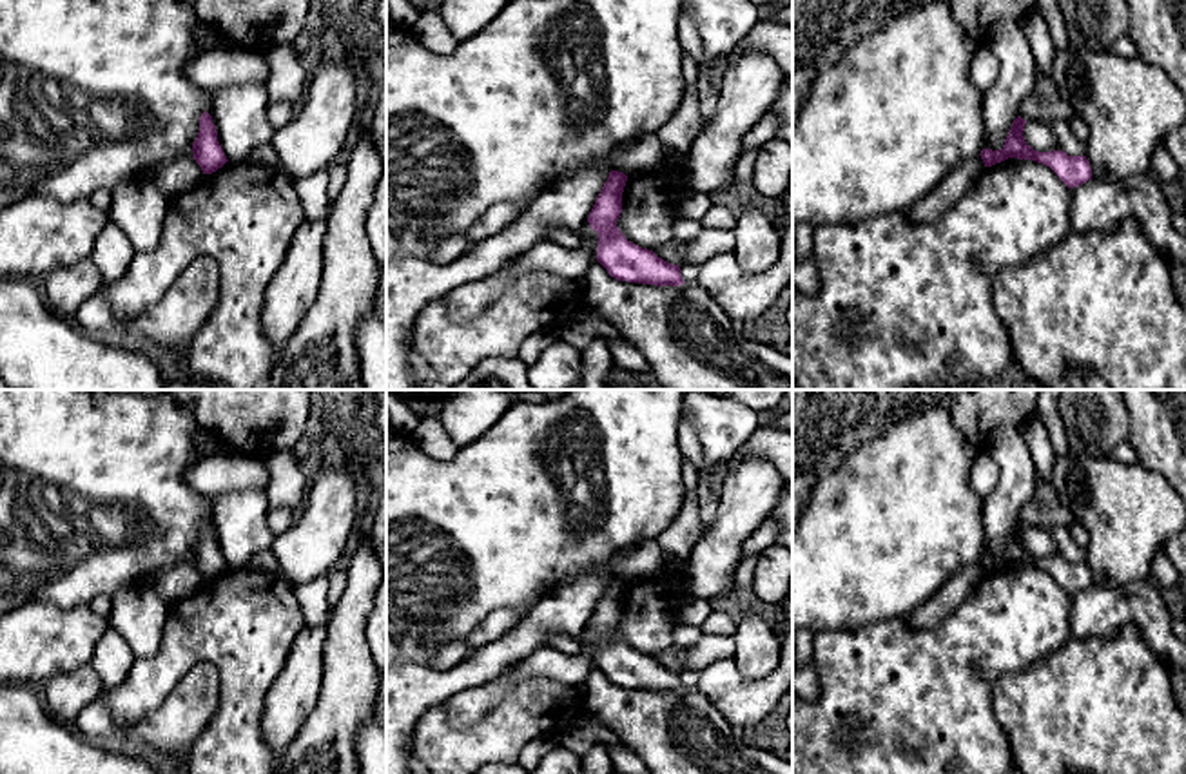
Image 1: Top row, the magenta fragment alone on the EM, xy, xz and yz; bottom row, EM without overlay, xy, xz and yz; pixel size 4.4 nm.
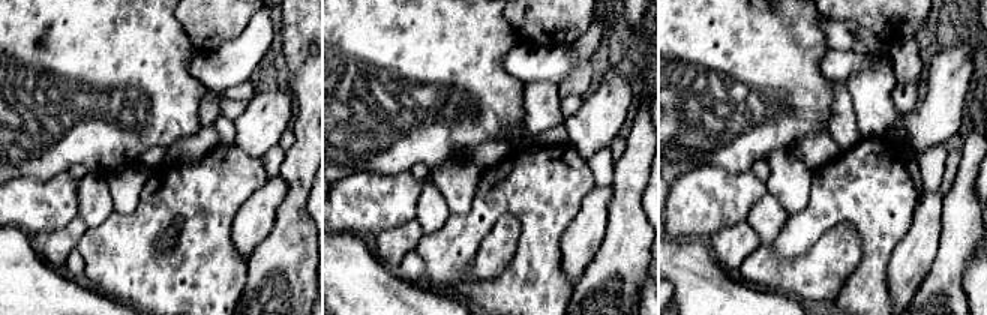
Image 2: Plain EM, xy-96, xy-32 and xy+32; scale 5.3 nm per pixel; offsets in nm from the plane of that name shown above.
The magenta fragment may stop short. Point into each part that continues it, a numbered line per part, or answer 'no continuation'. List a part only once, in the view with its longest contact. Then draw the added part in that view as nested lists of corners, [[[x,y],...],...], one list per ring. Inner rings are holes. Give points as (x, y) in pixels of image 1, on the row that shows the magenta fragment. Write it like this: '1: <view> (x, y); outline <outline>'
no continuation

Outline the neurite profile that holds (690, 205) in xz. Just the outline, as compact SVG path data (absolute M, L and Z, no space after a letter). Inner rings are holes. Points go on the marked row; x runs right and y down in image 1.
M691 189L678 190L669 203L676 208L676 218L700 221L715 199Z

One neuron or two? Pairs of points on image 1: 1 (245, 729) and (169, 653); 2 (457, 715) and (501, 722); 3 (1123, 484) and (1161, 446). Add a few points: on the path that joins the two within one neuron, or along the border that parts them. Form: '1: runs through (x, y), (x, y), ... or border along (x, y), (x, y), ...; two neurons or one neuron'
1: runs through (242, 700), (242, 682), (213, 653), (198, 653); one neuron
2: border along (512, 687), (474, 724), (452, 725), (447, 720); two neurons
3: border along (1139, 463), (1156, 470), (1166, 481); two neurons

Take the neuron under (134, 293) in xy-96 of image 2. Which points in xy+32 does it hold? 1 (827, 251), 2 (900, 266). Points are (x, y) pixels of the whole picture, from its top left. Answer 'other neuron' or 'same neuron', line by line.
1: other neuron
2: other neuron

